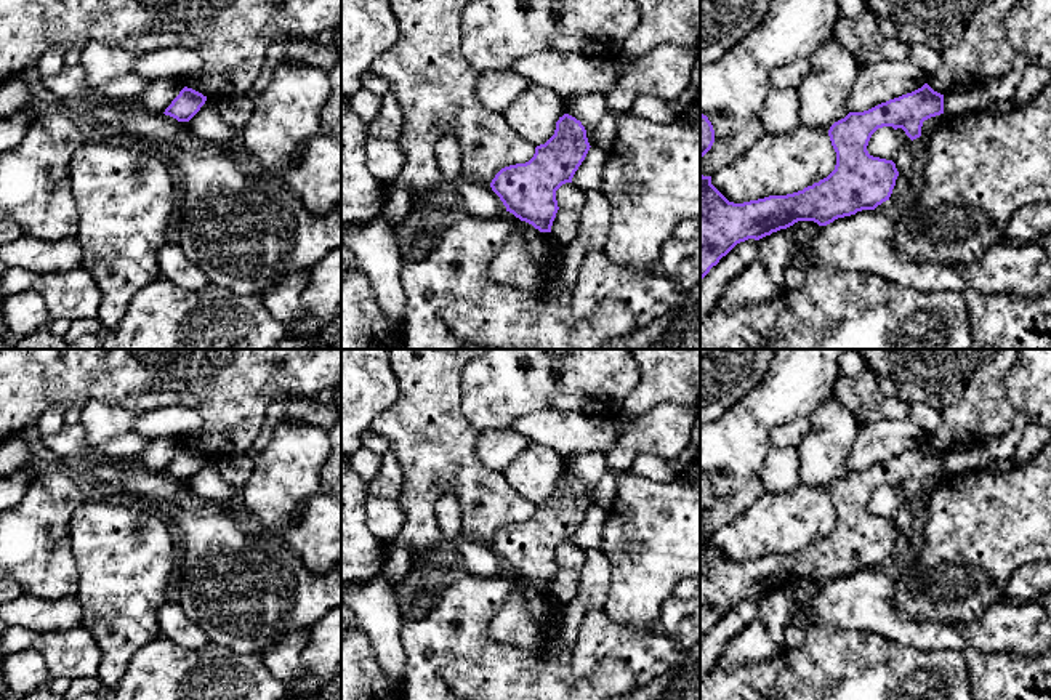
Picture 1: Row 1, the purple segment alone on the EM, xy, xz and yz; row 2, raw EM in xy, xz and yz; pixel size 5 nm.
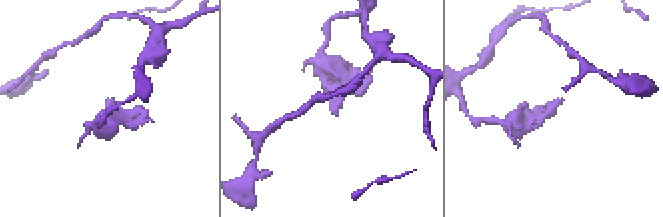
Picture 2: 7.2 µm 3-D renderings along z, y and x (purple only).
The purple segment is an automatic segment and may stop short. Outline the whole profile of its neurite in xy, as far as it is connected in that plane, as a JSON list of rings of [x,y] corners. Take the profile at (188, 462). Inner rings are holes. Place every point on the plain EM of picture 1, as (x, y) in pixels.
[[[184,445],[163,473],[176,477],[178,481],[189,481],[200,469],[205,460],[207,455]]]

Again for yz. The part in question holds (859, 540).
[[[928,442],[868,469],[849,471],[828,489],[836,511],[835,529],[819,541],[793,553],[734,562],[711,543],[711,535],[700,533],[700,639],[740,601],[748,597],[759,599],[798,580],[814,580],[819,585],[827,585],[838,577],[851,575],[862,569],[875,569],[889,559],[899,530],[892,519],[868,513],[867,505],[872,493],[878,487],[892,485],[894,489],[902,487],[913,500],[921,495],[923,481],[940,473],[944,473],[944,453],[934,450]]]

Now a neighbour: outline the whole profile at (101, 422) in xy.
[[[88,400],[82,407],[80,424],[85,429],[88,447],[120,437],[133,429],[144,412],[112,405],[101,400]]]

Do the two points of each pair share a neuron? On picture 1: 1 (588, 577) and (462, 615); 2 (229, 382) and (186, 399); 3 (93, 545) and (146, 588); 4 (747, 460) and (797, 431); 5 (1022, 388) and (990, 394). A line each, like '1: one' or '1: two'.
1: two
2: two
3: one
4: two
5: two

